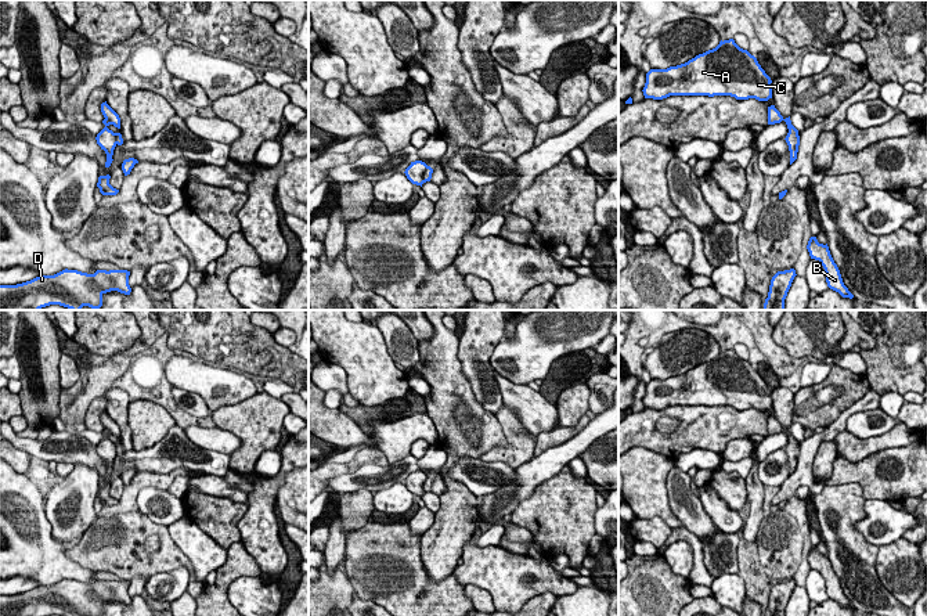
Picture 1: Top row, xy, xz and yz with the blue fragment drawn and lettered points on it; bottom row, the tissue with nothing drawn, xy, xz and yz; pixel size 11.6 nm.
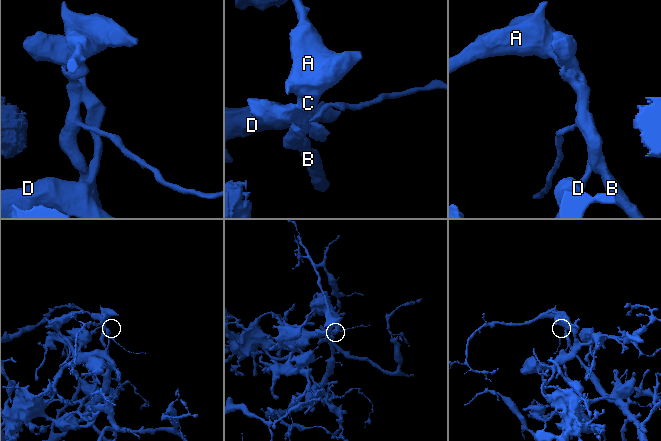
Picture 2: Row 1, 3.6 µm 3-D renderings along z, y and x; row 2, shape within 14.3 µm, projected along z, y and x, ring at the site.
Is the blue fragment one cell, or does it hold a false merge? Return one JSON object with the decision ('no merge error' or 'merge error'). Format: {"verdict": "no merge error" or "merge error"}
{"verdict": "merge error"}

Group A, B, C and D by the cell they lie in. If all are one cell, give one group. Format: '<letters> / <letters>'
A B C / D

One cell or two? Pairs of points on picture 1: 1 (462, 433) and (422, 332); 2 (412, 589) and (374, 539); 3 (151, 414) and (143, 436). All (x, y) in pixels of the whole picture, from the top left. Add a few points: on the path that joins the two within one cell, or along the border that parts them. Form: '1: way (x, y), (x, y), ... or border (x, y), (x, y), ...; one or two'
1: border (432, 324), (432, 335), (418, 342); two
2: way (400, 576), (375, 551); one
3: way (150, 420), (145, 431); one

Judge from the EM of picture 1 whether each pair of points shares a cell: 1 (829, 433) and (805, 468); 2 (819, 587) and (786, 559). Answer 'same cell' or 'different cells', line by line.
1: same cell
2: different cells

